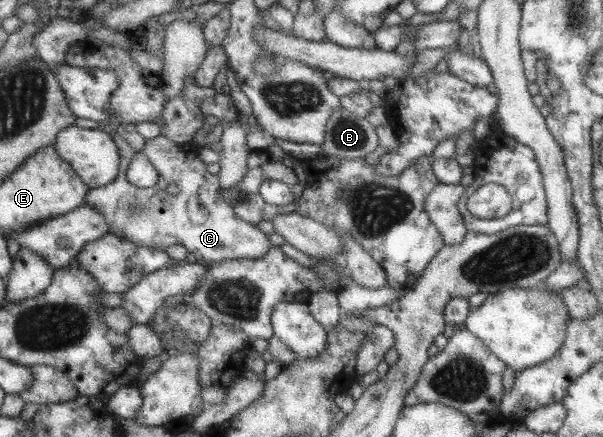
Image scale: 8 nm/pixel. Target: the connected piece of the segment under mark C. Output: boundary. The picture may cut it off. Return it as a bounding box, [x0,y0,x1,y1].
[85,131,272,264]

